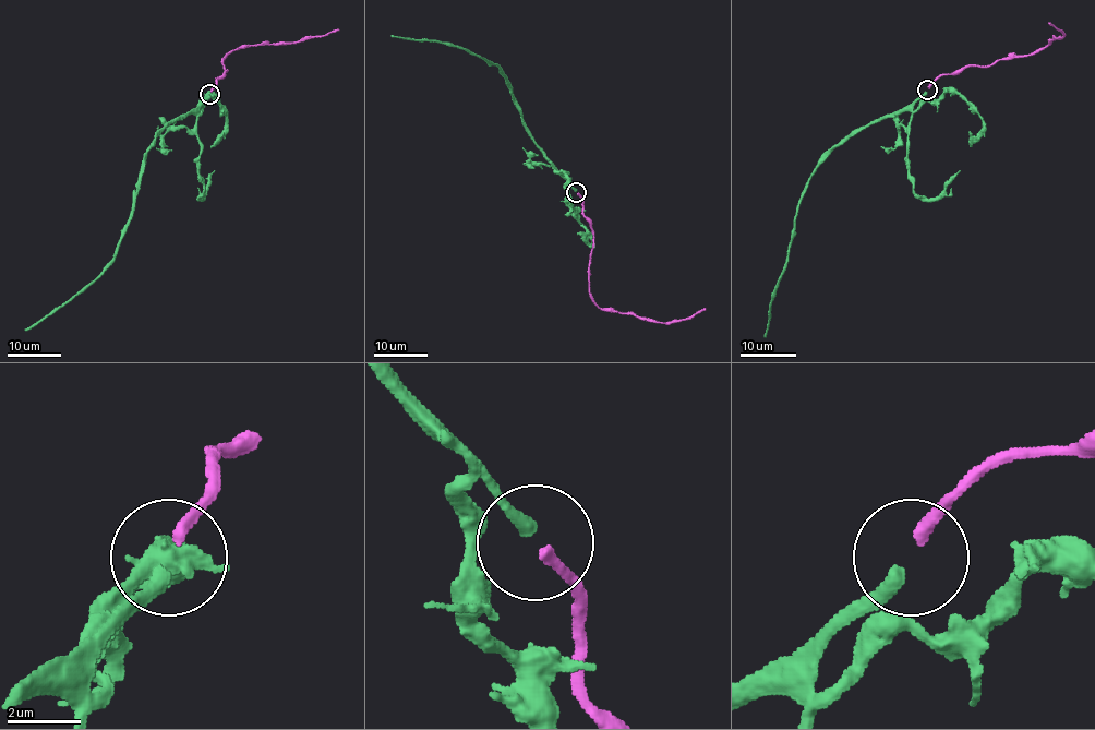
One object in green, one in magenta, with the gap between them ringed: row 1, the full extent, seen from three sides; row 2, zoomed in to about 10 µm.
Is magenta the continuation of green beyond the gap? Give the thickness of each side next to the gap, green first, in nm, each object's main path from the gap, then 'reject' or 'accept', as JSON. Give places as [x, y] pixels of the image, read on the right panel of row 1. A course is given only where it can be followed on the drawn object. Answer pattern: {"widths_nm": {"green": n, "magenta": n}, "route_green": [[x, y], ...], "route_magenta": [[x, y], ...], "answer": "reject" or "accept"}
{"widths_nm": {"green": 400, "magenta": 320}, "route_green": [[926, 92], [891, 115], [881, 117], [847, 134], [810, 178], [794, 220], [787, 261], [772, 296], [766, 336]], "route_magenta": [[929, 88], [940, 76], [952, 74], [969, 67], [986, 67], [1000, 59], [1033, 55], [1063, 35], [1048, 23]], "answer": "accept"}

